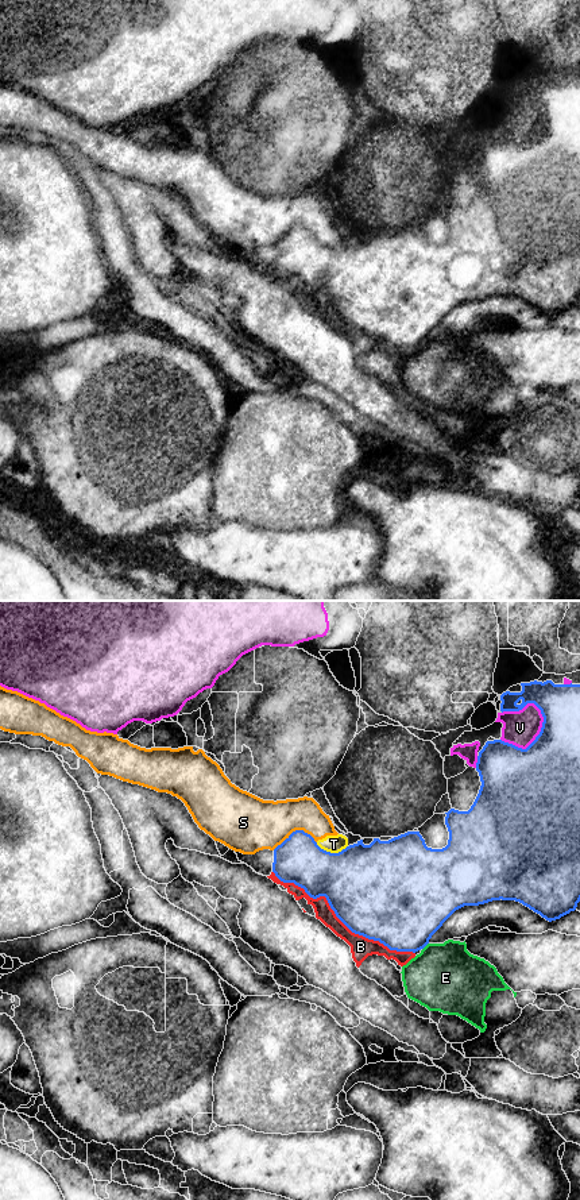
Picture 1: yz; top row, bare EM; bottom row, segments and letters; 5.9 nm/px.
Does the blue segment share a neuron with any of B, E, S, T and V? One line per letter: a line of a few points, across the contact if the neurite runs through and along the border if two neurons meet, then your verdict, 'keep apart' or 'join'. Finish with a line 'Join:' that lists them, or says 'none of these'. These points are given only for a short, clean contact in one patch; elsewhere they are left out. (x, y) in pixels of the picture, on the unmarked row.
B: keep apart
E: keep apart
S: keep apart
T: keep apart
V: keep apart
Join: none of these

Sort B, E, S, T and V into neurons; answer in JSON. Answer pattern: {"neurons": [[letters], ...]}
{"neurons": [["B", "S", "T"], ["E"], ["V"]]}

